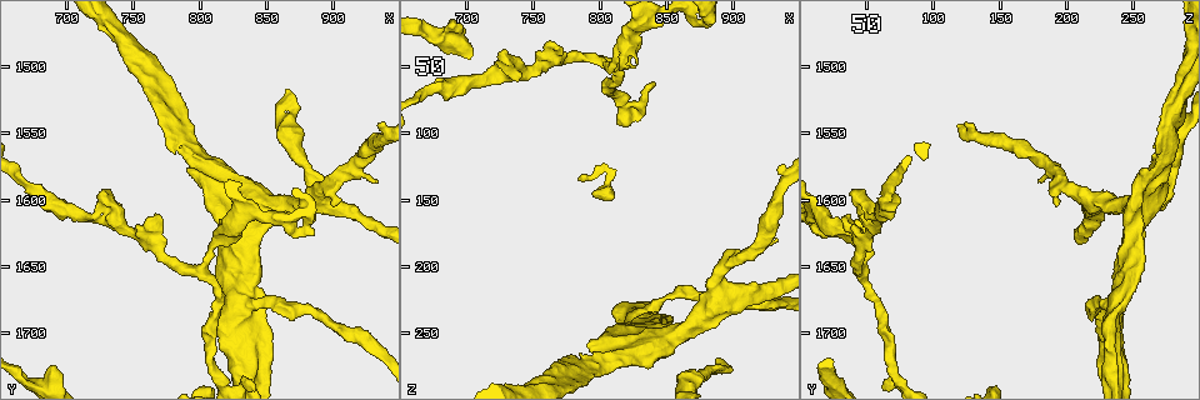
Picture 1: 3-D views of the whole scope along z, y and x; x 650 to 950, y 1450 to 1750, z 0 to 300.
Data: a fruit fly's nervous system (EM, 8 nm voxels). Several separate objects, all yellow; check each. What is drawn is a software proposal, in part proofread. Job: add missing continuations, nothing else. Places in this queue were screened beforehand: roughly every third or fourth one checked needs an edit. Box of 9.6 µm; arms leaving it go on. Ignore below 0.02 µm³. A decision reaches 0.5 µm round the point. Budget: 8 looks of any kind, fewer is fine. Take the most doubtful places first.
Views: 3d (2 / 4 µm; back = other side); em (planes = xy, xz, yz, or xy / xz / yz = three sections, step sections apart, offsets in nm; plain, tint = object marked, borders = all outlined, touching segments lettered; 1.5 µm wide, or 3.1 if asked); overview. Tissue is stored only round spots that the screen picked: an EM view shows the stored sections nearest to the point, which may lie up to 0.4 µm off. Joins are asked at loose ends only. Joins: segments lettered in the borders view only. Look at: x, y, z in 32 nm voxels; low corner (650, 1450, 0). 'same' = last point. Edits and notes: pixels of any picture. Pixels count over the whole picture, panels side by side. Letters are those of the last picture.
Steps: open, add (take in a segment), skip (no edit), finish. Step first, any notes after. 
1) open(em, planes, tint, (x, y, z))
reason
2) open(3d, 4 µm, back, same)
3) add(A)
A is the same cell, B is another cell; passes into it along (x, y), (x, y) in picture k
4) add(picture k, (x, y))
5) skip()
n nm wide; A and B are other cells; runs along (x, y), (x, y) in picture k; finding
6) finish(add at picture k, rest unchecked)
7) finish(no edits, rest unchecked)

open(3d, 4 µm, back, (896, 1608, 274))
an open end

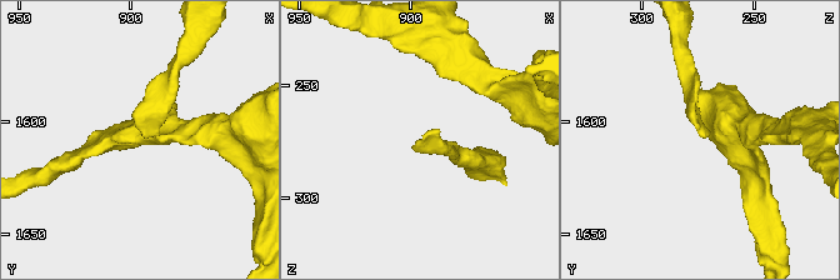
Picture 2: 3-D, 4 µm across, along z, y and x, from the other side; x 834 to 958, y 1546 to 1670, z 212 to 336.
open(em, planes, borders, (895, 1606, 274))
now the EM

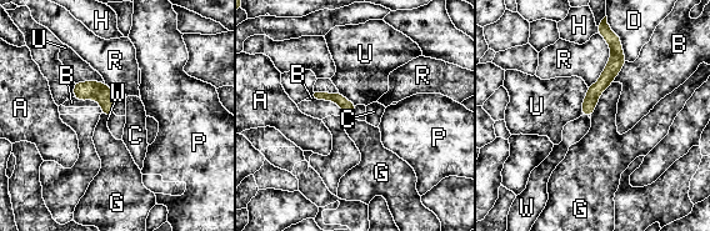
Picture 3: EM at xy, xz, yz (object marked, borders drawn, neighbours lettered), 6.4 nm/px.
add(W)
W is the same cell, A, B, C, D, G, H, P, R and U are other cells; passes into it along (341, 101), (326, 93), (323, 85) in picture 3; it goes on there

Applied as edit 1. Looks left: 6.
open(overview)
redraw

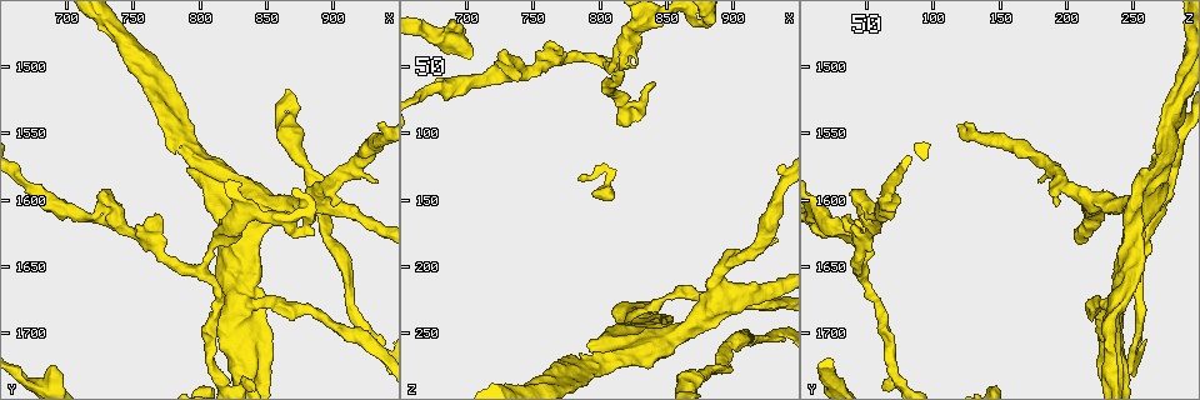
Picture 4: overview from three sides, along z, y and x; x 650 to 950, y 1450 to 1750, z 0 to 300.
open(em, planes, plain, (930, 1584, 180))
branch stops here

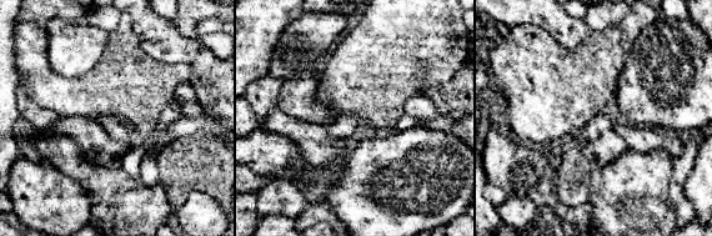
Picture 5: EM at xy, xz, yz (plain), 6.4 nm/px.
open(em, planes, borders, same)
what lies round it

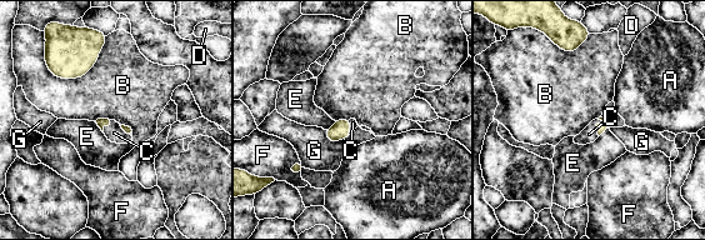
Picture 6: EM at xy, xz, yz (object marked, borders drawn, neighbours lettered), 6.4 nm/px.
add(C)
C is the same cell, A, B, D, E, F and G are other cells; passes into it along (601, 128), (596, 126), (589, 134) in picture 6; it goes on there

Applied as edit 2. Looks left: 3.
open(em, planes, plain, (820, 1622, 50))
free end

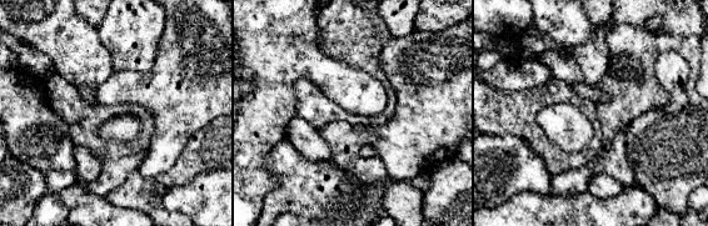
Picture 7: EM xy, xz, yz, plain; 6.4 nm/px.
open(em, planes, tint, same)
with the object marked

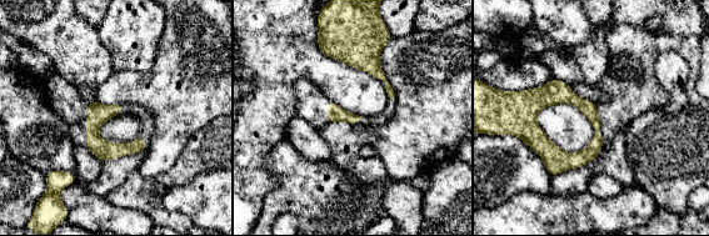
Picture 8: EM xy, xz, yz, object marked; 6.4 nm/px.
open(em, planes, borders, same)
what lies round it

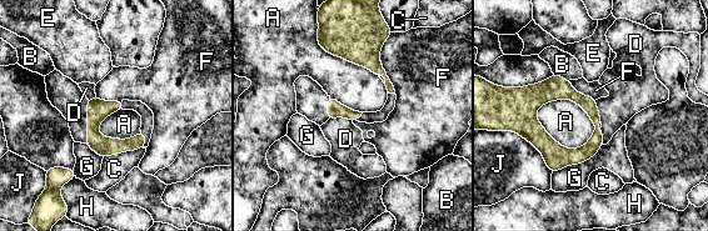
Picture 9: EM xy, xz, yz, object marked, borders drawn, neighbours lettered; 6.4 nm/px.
skip()
A, B, C, D, E, F, G, H and J are other cells; border along (536, 110), (571, 99), (596, 130) in picture 9; none of them fits

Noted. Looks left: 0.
finish(add at picture 3, add at picture 6, rest unchecked)

